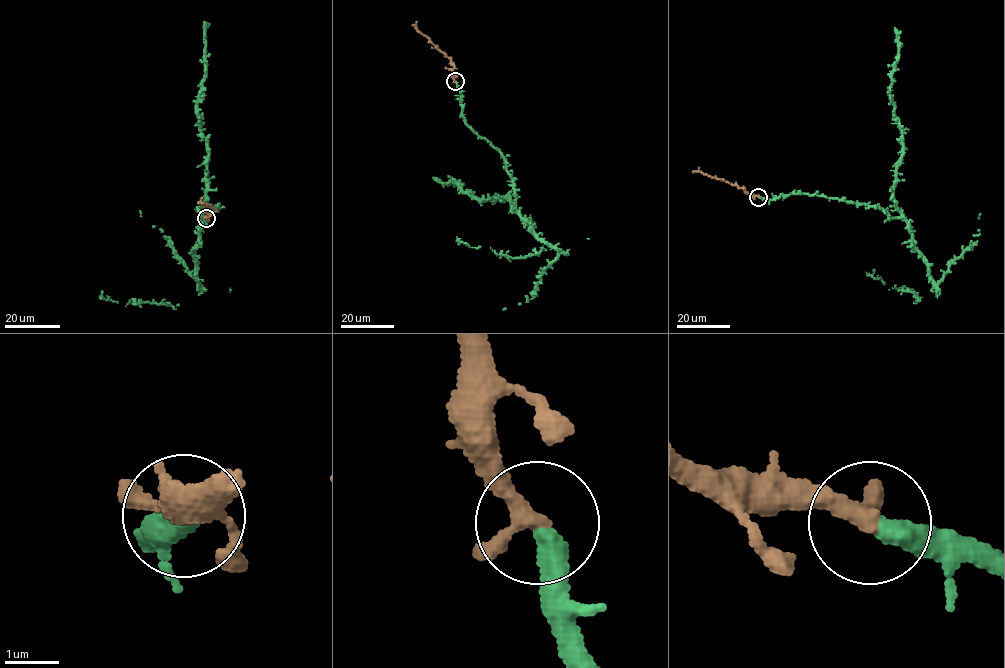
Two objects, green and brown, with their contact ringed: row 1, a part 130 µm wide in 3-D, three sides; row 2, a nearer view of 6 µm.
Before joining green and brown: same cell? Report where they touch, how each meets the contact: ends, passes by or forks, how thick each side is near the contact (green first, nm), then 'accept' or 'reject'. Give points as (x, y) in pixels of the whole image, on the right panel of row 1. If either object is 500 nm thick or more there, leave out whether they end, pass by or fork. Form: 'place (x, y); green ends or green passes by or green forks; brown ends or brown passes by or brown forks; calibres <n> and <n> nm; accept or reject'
place (758, 197); green ends; brown passes by; calibres 380 and 280 nm; accept

